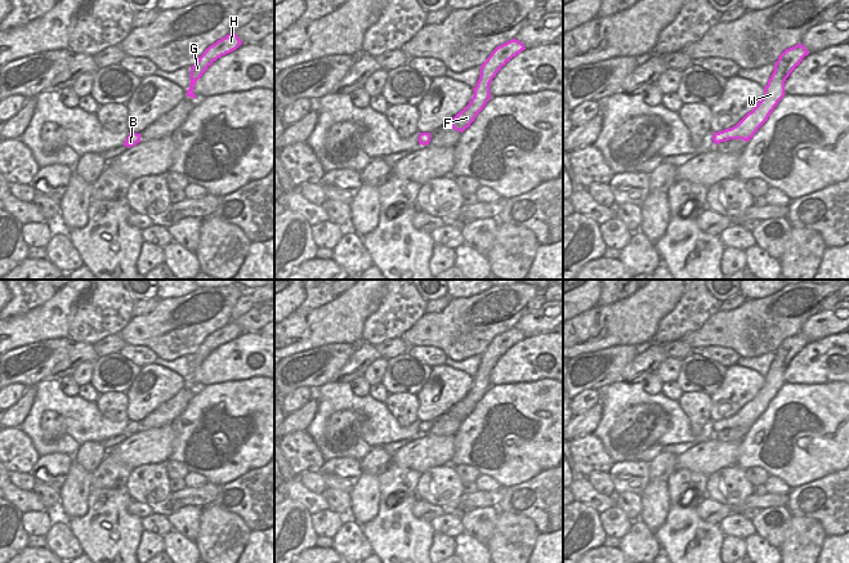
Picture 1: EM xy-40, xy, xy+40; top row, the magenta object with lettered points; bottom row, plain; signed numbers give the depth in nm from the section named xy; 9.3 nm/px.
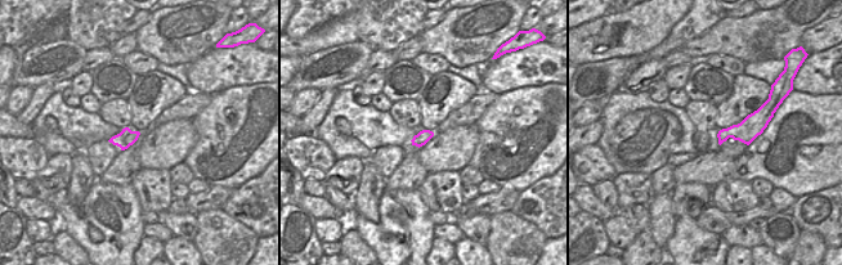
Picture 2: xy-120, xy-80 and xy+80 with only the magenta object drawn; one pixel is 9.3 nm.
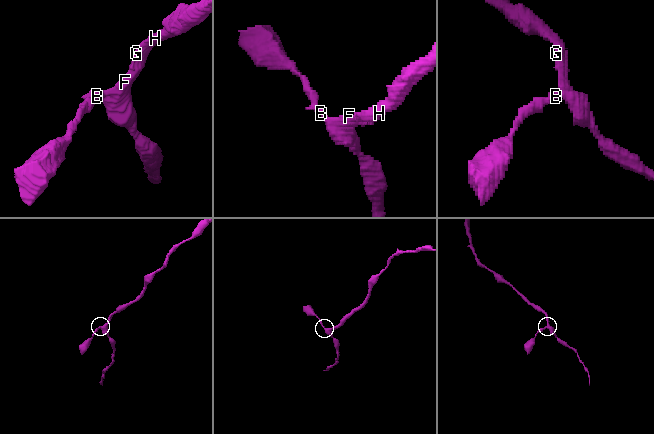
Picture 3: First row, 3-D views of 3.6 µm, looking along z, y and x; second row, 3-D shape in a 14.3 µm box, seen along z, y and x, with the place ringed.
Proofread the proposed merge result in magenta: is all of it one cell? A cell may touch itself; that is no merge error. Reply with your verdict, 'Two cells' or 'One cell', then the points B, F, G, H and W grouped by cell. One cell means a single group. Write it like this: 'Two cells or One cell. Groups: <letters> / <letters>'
One cell. Groups: B F G H W.

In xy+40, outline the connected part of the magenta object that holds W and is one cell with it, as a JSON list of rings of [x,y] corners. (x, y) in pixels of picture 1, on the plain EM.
[[[801,332],[786,338],[774,353],[774,359],[768,374],[764,376],[763,388],[736,415],[714,421],[714,432],[718,433],[729,428],[743,428],[749,430],[758,417],[768,408],[778,390],[785,385],[786,367],[808,343],[809,340]]]

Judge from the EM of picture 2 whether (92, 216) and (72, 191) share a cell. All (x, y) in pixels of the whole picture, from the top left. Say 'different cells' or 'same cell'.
different cells

